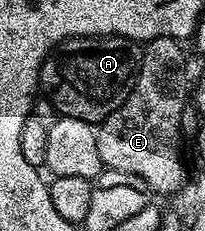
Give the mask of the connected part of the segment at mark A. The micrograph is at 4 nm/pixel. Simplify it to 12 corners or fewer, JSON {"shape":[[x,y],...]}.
{"shape":[[71,38],[42,64],[59,115],[100,124],[134,91],[139,43]]}

